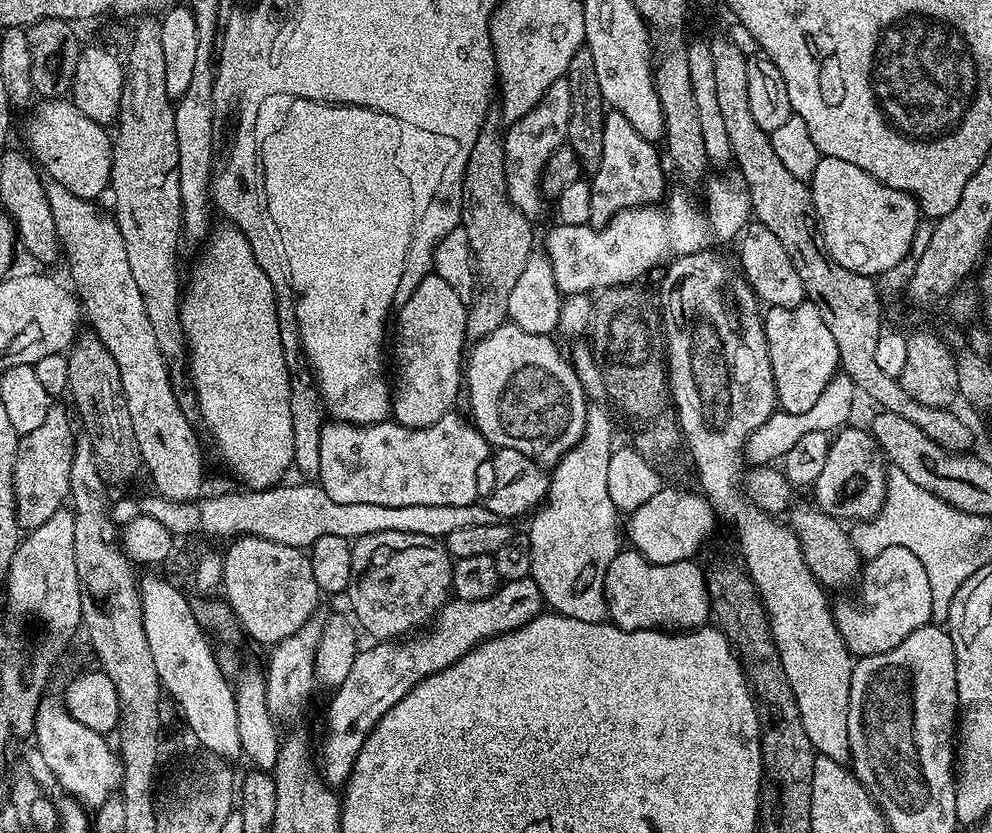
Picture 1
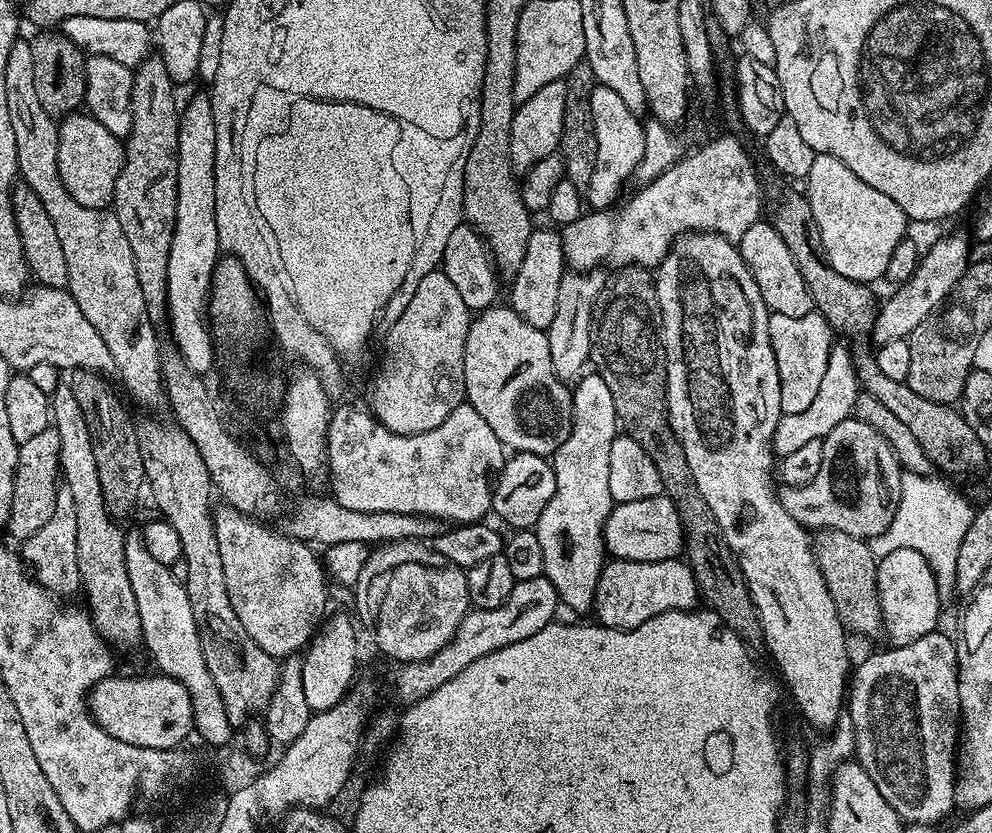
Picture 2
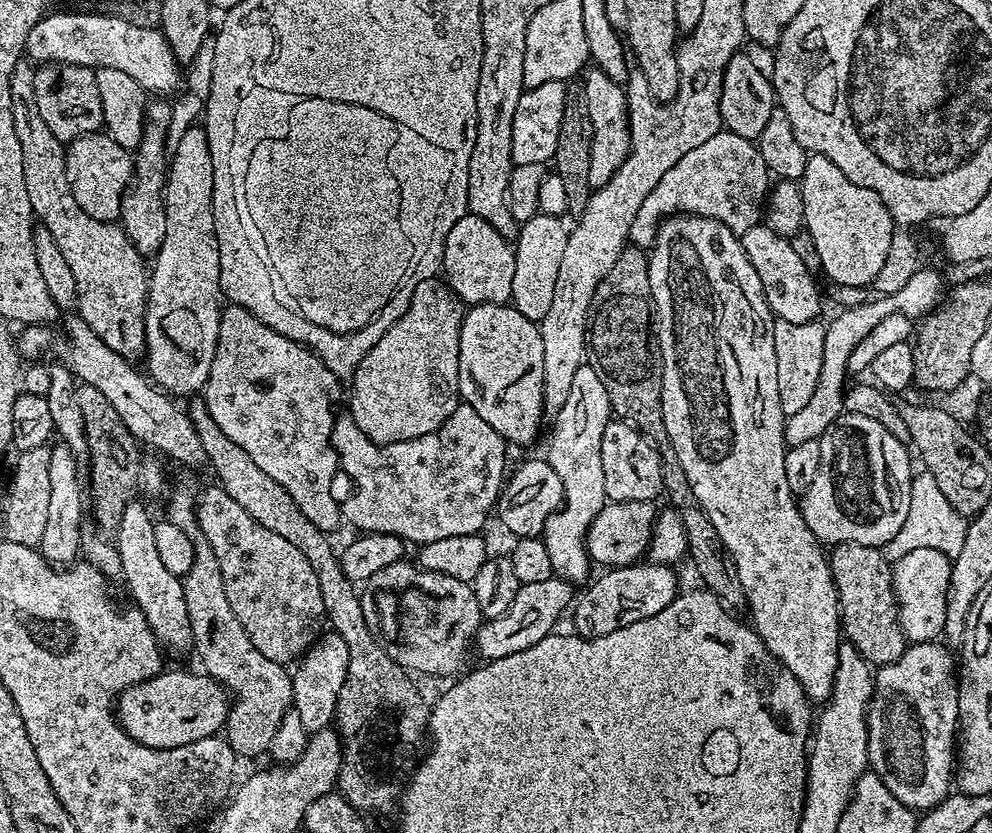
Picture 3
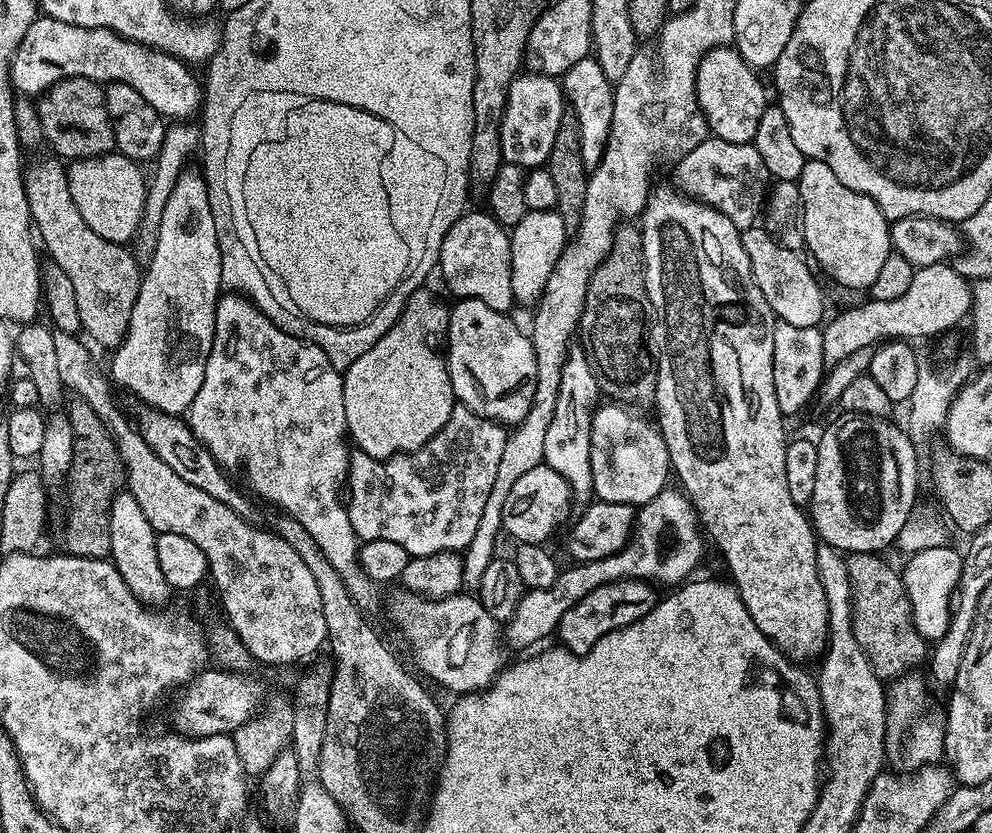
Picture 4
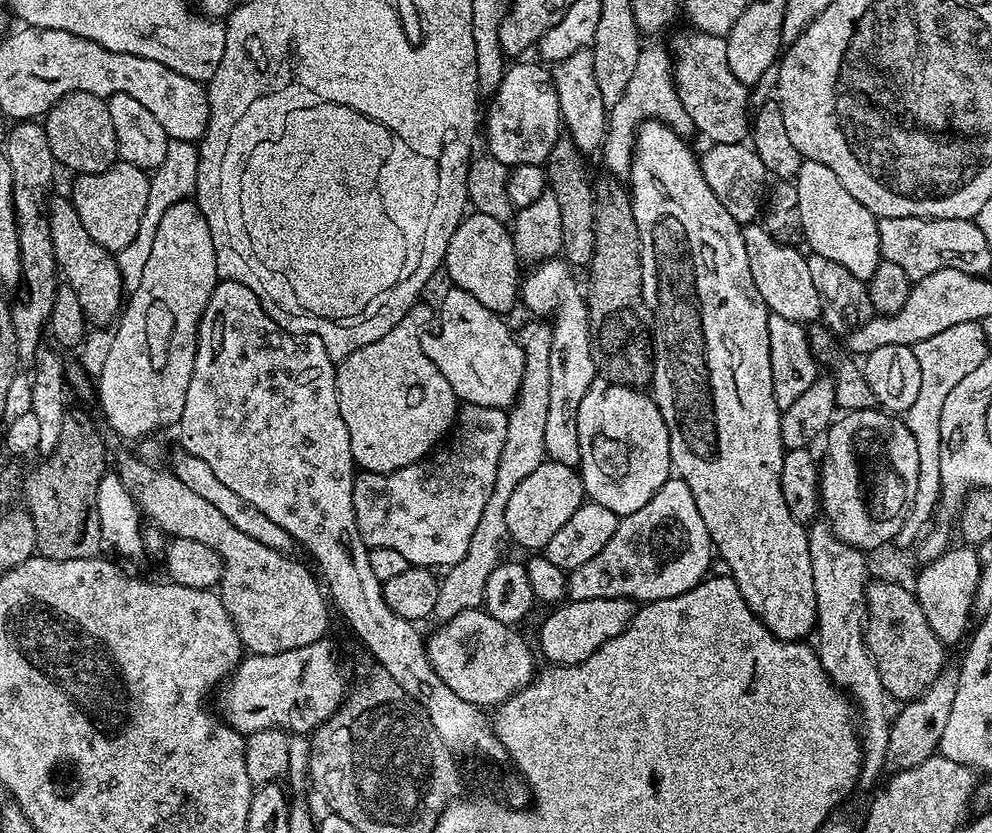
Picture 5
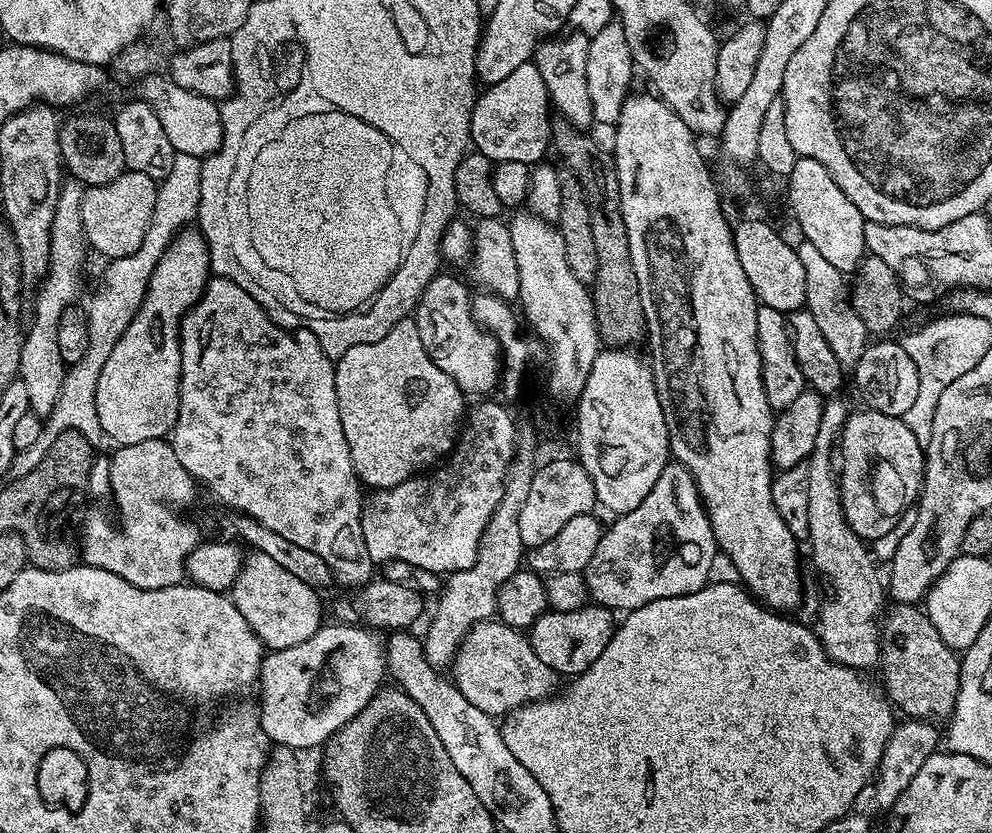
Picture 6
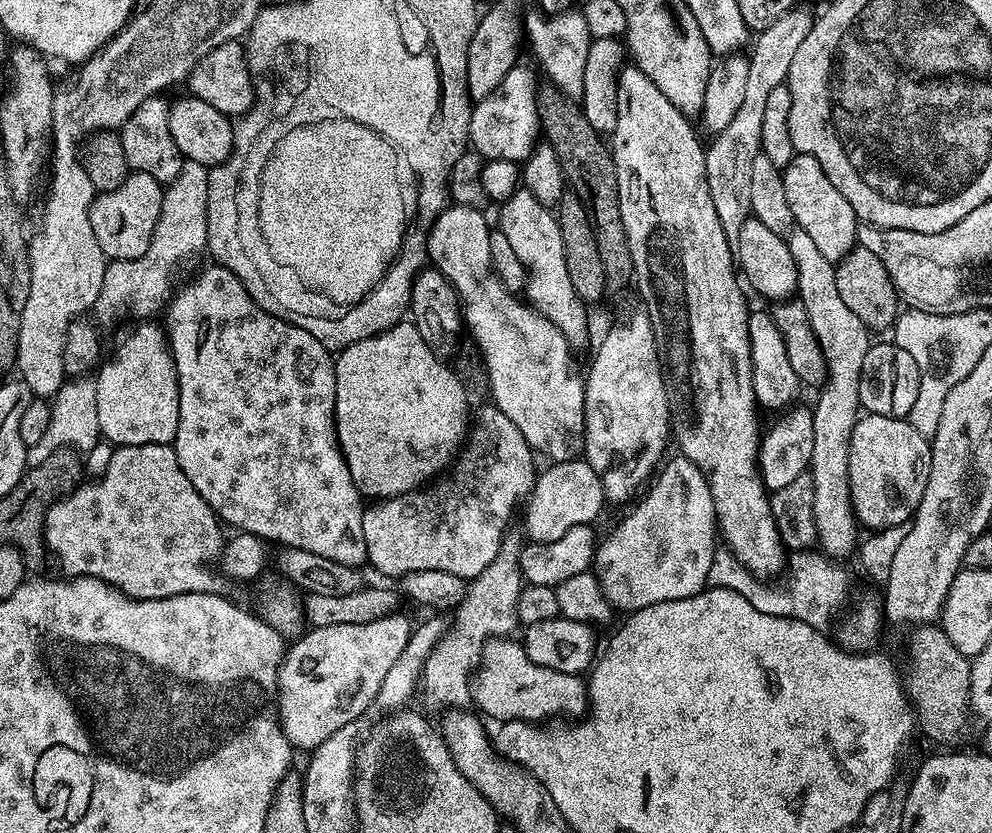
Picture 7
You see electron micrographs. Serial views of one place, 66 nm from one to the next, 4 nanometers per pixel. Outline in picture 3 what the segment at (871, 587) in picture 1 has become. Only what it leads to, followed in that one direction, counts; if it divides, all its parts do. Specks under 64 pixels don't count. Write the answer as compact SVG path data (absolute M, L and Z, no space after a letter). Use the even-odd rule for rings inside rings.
M934 549L910 550L905 556L895 557L892 564L892 589L896 592L896 605L900 611L900 625L904 631L905 641L913 644L936 642L944 635L946 622L946 590L950 586L952 560L944 553Z

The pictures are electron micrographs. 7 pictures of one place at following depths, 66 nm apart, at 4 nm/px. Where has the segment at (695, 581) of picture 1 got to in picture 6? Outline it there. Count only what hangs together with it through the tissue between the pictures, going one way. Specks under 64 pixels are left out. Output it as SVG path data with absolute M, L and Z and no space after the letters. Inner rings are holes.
M589 602L583 608L569 612L549 610L532 623L527 638L532 643L534 654L538 654L538 659L546 662L552 672L561 677L575 678L592 665L594 658L598 658L602 650L606 650L612 633L616 631L617 621L612 620L612 616L613 609L603 608L595 602Z

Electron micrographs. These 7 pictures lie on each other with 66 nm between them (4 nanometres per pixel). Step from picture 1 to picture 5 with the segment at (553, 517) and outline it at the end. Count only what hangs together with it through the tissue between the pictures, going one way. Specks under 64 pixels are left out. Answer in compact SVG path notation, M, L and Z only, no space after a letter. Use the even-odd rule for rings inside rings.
M563 259L541 260L533 268L536 269L528 277L525 275L521 279L518 296L522 304L525 304L536 315L533 317L547 318L552 329L552 341L550 342L550 411L548 411L546 417L547 459L576 466L580 462L578 406L582 406L582 398L586 398L586 390L590 390L590 386L598 378L598 361L594 355L592 335L588 325L588 301L581 285L579 288L576 285L575 278L572 277L573 269Z

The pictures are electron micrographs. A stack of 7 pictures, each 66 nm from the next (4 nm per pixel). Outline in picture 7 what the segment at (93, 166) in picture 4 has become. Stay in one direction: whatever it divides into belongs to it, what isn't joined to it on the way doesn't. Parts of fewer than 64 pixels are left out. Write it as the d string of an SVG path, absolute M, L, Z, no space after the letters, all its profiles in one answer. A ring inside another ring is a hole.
M132 172L116 190L99 193L90 206L90 227L108 260L142 258L154 238L158 214L162 214L164 188L150 174Z

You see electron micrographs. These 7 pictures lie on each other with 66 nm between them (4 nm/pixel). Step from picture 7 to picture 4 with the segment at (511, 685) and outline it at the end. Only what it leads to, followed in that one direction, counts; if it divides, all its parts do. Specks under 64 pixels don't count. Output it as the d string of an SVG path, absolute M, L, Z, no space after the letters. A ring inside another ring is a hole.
M399 590L388 600L388 612L408 639L412 660L417 668L436 684L455 694L483 692L492 685L505 667L505 645L498 621L475 596L442 596L421 598L407 590Z

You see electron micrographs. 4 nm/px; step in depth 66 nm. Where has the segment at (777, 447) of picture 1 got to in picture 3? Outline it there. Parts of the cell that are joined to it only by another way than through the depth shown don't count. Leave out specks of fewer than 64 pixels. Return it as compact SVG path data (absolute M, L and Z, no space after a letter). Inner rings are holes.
M928 266L921 267L914 276L903 286L902 290L897 293L888 295L877 295L876 300L868 300L865 304L856 304L853 308L848 308L845 312L840 312L832 321L827 321L824 330L824 341L822 342L822 374L818 374L818 386L814 386L814 394L810 397L810 402L806 402L803 410L798 410L798 414L787 417L784 422L784 442L785 445L791 446L798 442L810 442L811 440L819 440L835 425L836 419L844 412L844 393L846 391L846 383L844 379L849 379L847 362L854 348L858 346L858 342L866 337L874 326L878 325L882 319L890 315L904 315L909 318L923 318L927 316L942 300L942 292L940 294L940 276L934 269Z

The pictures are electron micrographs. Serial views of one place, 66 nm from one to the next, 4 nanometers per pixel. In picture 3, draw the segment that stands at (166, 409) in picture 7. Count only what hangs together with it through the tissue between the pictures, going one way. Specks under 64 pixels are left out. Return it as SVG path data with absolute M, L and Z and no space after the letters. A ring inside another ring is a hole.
M196 125L186 130L170 154L168 185L164 189L166 238L162 238L162 246L150 264L148 309L144 315L147 375L155 387L176 398L191 397L203 389L218 346L222 293L213 198L210 142L203 127Z

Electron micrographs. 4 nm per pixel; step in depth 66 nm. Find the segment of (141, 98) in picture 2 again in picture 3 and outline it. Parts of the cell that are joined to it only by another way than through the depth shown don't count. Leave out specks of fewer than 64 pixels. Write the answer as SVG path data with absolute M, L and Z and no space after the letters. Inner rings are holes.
M152 98L148 101L148 109L144 115L142 142L134 150L132 162L132 183L124 192L120 207L119 225L130 238L130 242L145 258L155 257L156 251L162 246L162 238L166 238L166 210L164 209L164 189L168 185L168 165L170 163L170 145L168 142L168 127L172 105L167 99Z

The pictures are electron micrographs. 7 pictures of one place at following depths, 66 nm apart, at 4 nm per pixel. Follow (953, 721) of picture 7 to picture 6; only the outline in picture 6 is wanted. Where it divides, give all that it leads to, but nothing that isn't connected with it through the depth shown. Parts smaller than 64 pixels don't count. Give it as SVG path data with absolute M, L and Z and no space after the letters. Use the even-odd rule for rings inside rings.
M893 603L883 613L879 663L879 667L884 668L882 688L889 701L899 711L900 708L904 711L905 717L931 718L936 722L944 722L951 717L960 690L960 661L957 649L942 642L923 607Z

